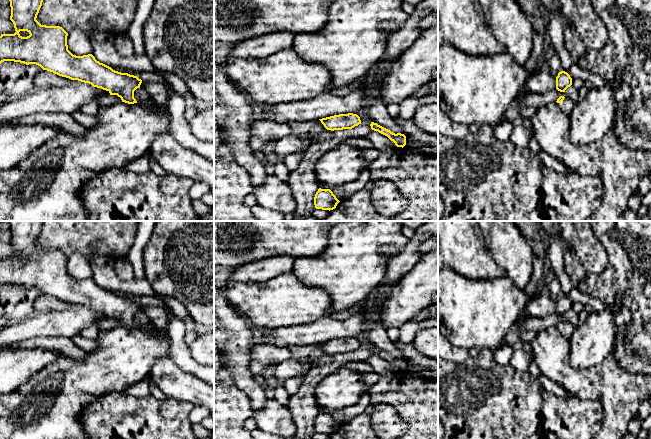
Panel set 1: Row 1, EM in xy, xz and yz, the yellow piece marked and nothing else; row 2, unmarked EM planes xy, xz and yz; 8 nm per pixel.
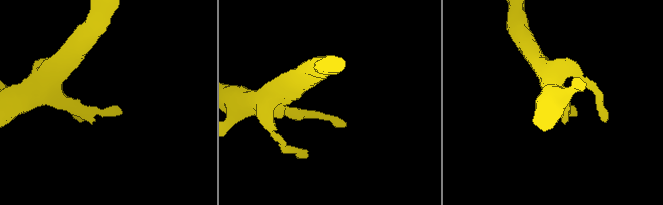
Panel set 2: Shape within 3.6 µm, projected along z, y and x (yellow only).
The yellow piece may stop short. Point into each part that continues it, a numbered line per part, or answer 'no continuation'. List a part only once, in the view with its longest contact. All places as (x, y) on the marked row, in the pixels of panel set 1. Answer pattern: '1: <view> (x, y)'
1: yz (567, 105)

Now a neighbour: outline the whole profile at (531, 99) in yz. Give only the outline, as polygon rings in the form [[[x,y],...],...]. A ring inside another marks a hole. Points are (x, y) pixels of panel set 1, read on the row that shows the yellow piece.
[[[572,84],[564,92],[560,92],[556,88],[544,94],[529,92],[523,100],[523,107],[531,106],[540,108],[549,103],[556,102],[560,96],[569,97],[575,104],[580,101],[579,89]]]

